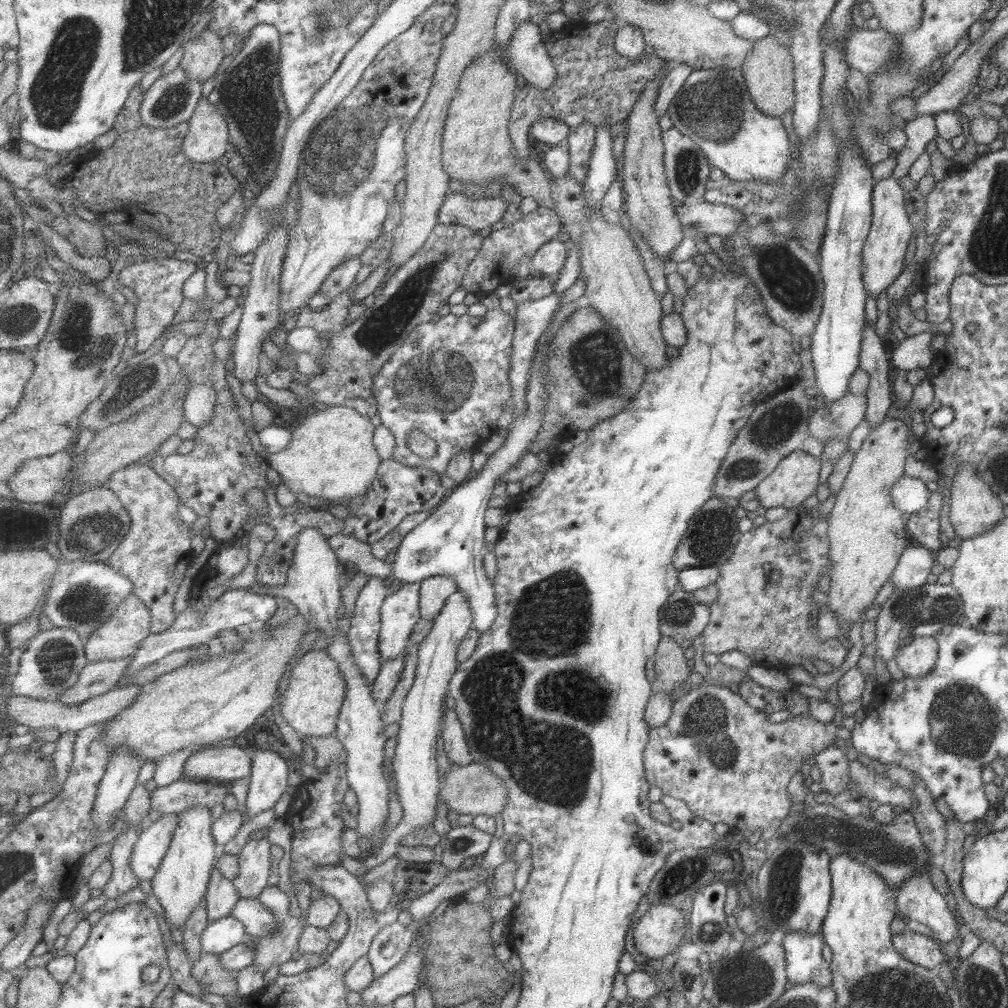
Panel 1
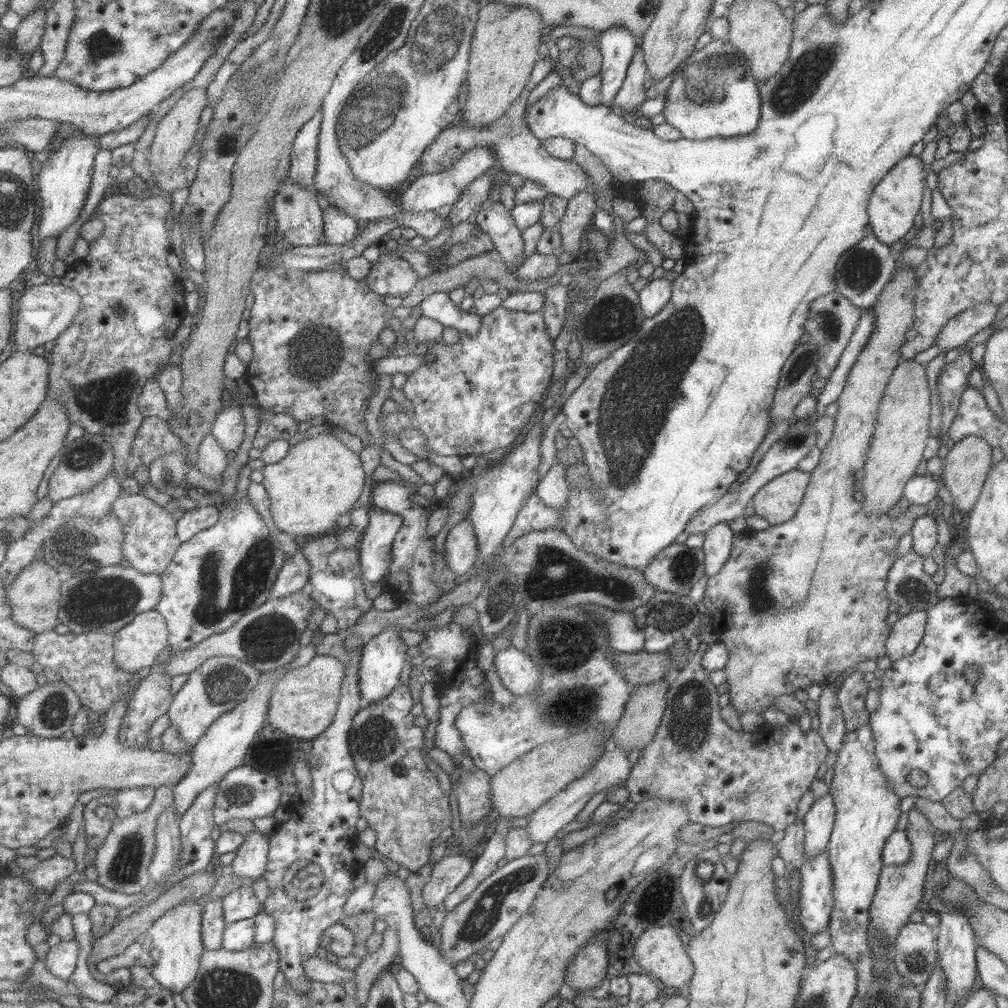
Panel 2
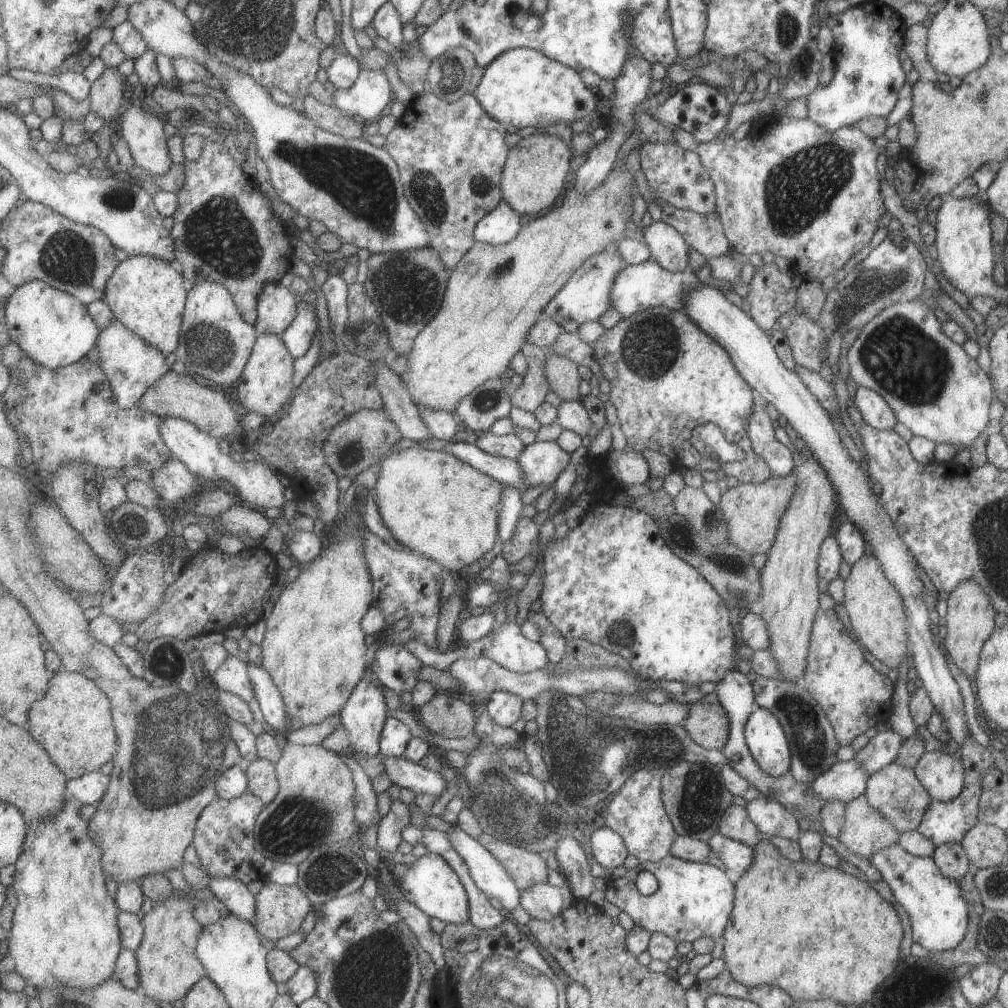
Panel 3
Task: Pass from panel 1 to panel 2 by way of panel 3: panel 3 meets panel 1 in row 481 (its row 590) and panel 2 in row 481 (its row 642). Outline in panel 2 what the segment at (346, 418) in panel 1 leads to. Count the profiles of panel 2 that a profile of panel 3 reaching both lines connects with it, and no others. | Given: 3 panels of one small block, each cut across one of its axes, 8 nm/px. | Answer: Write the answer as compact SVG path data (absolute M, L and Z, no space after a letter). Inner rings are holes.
M327 433L301 440L281 462L266 464L262 471L276 525L293 537L315 538L340 530L339 518L352 511L367 486L367 472L359 455Z

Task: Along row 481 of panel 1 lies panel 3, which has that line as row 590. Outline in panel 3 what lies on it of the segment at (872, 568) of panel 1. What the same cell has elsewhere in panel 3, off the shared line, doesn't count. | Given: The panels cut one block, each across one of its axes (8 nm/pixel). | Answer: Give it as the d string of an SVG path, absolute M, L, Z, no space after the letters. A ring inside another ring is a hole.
M864 553L850 565L848 576L844 579L842 605L858 643L879 662L889 668L897 668L899 662L908 657L903 602L893 584L883 576L879 562L871 553Z

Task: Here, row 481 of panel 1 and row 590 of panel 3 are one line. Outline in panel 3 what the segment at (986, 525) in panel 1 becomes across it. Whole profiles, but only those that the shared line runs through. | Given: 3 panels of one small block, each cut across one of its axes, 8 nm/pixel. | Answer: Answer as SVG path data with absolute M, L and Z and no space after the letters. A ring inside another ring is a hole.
M973 580L959 582L948 594L946 615L944 616L946 635L944 639L940 640L940 643L943 650L949 654L955 666L966 678L973 678L975 675L981 646L995 628L993 625L994 616L995 610L989 602L989 596Z

